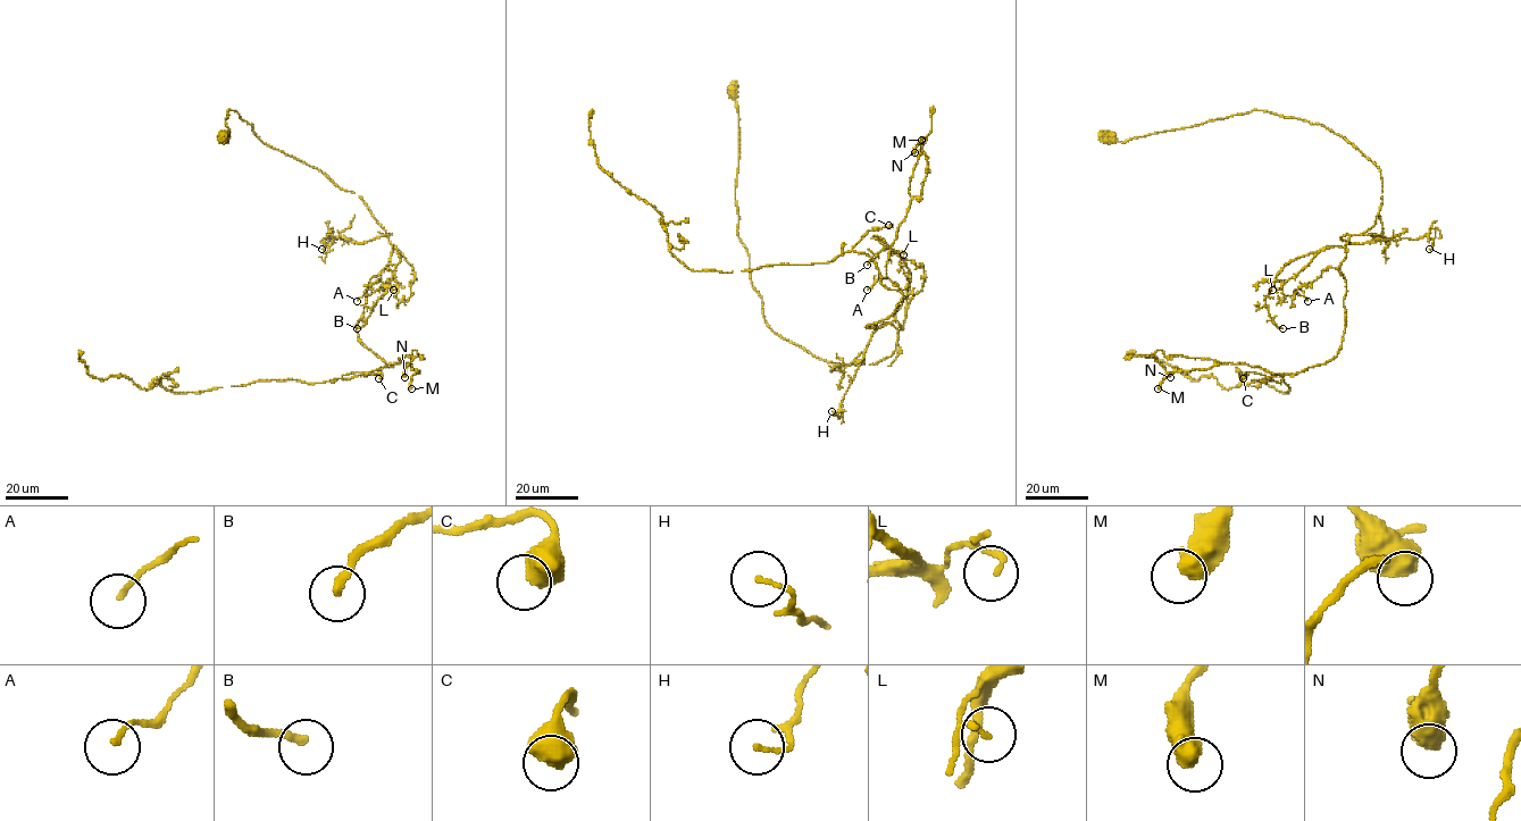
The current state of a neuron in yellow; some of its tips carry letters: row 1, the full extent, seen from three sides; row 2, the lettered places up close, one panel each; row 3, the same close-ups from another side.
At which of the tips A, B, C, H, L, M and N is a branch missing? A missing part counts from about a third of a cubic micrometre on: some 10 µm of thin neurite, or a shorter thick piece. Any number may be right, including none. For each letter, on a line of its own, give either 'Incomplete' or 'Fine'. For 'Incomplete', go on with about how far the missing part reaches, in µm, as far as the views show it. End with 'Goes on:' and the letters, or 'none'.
A: Fine
B: Incomplete. Missing length about 30 µm
C: Fine
H: Fine
L: Fine
M: Fine
N: Fine
Goes on: B

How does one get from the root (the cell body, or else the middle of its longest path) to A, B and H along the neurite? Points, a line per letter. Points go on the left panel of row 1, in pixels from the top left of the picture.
A: (223, 139), (227, 111), (235, 110), (261, 141), (359, 195), (387, 234), (385, 268), (397, 283), (357, 301)
B: (223, 139), (227, 111), (235, 110), (261, 141), (359, 195), (384, 228), (401, 261), (357, 328)
H: (223, 139), (235, 110), (261, 141), (359, 195), (387, 234), (357, 243), (334, 240), (332, 228), (322, 249)

